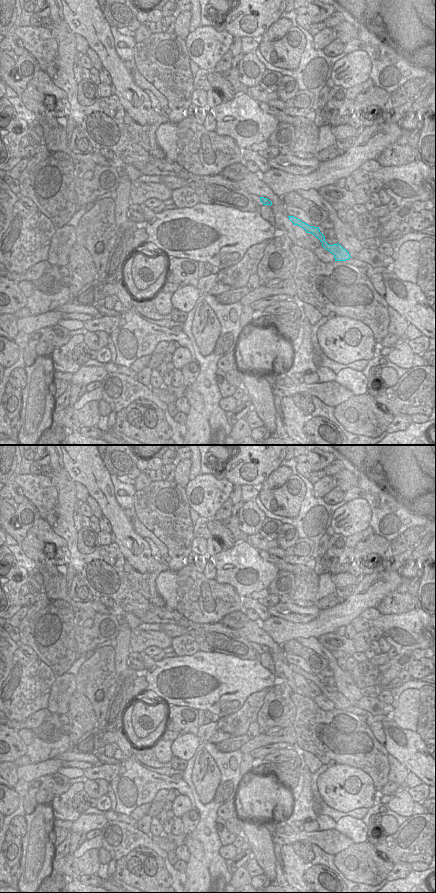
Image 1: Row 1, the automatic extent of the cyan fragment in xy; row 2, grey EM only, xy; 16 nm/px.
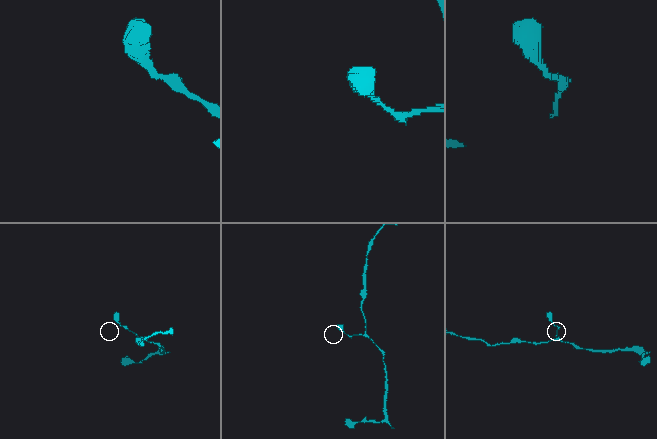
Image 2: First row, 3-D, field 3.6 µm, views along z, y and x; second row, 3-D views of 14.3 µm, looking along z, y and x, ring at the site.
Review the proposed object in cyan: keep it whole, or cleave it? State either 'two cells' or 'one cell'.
one cell

